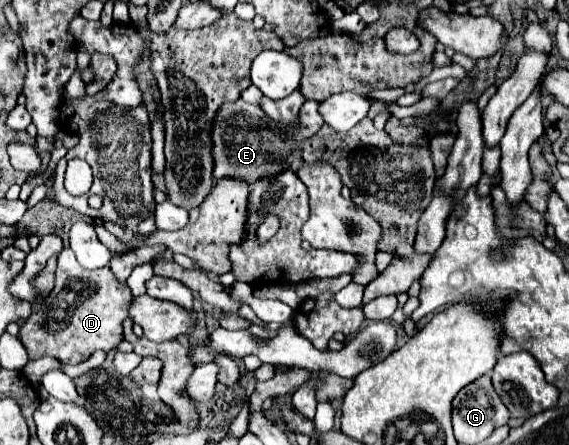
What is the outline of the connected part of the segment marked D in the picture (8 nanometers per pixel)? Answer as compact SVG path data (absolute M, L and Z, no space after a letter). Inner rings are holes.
M65 248L57 258L55 288L33 310L19 330L19 340L25 346L29 360L53 356L63 364L81 364L95 350L113 350L123 340L123 320L133 294L125 282L119 282L109 266L83 270L75 254Z

